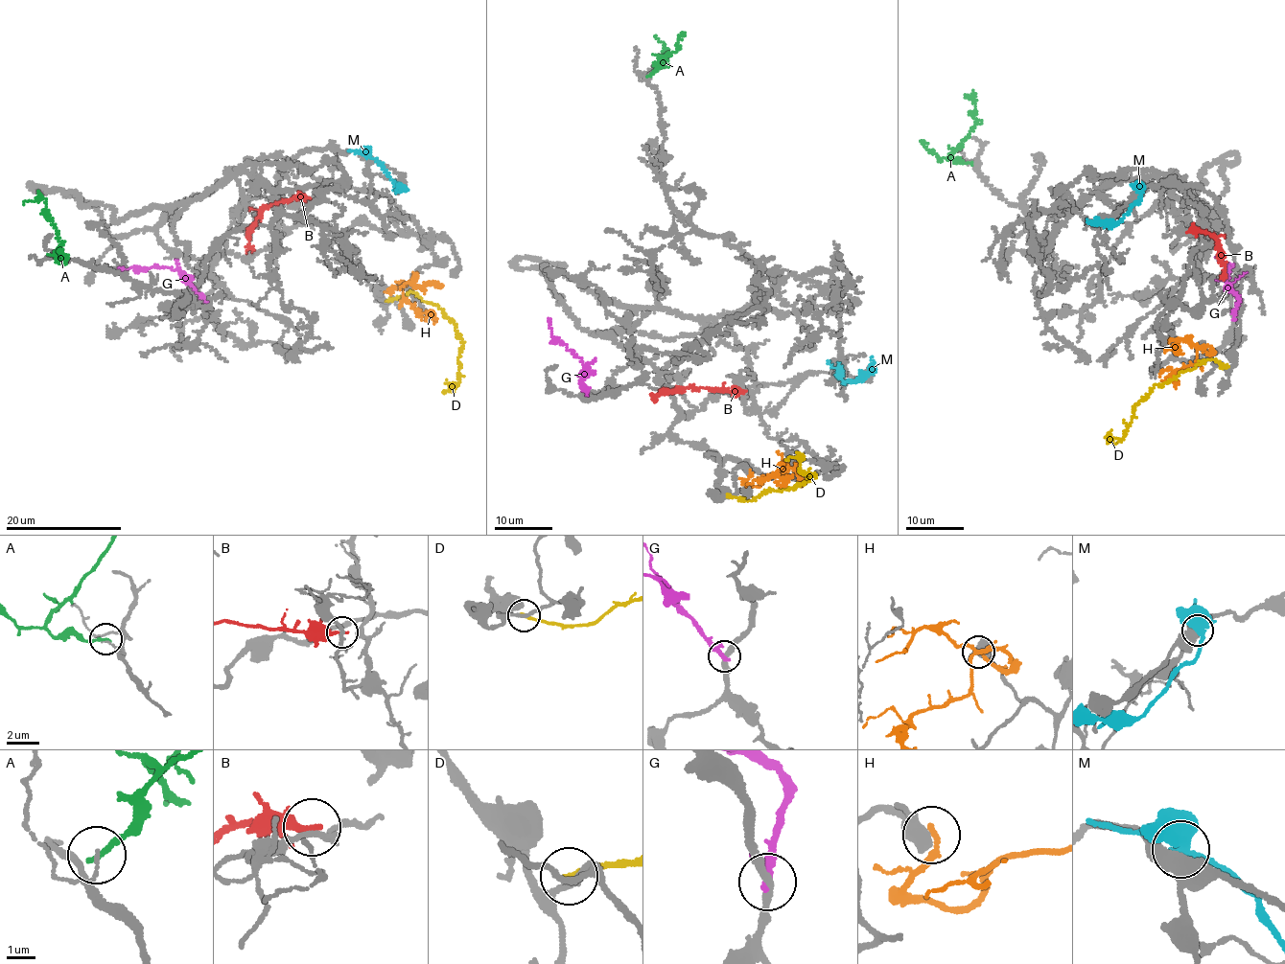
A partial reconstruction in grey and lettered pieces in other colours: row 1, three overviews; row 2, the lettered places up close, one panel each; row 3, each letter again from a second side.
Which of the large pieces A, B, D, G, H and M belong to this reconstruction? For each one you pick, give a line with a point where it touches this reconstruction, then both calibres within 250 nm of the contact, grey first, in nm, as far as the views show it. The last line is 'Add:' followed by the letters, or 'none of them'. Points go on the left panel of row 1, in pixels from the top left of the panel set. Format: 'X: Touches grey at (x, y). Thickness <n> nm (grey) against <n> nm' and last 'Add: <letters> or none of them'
Add: none of them

